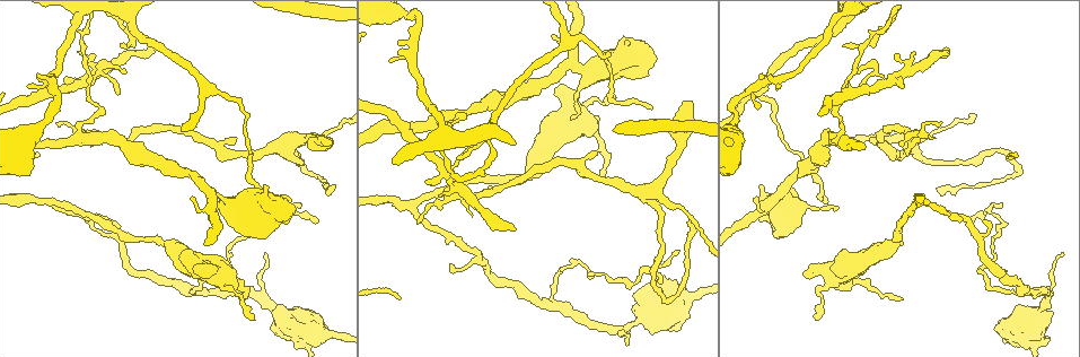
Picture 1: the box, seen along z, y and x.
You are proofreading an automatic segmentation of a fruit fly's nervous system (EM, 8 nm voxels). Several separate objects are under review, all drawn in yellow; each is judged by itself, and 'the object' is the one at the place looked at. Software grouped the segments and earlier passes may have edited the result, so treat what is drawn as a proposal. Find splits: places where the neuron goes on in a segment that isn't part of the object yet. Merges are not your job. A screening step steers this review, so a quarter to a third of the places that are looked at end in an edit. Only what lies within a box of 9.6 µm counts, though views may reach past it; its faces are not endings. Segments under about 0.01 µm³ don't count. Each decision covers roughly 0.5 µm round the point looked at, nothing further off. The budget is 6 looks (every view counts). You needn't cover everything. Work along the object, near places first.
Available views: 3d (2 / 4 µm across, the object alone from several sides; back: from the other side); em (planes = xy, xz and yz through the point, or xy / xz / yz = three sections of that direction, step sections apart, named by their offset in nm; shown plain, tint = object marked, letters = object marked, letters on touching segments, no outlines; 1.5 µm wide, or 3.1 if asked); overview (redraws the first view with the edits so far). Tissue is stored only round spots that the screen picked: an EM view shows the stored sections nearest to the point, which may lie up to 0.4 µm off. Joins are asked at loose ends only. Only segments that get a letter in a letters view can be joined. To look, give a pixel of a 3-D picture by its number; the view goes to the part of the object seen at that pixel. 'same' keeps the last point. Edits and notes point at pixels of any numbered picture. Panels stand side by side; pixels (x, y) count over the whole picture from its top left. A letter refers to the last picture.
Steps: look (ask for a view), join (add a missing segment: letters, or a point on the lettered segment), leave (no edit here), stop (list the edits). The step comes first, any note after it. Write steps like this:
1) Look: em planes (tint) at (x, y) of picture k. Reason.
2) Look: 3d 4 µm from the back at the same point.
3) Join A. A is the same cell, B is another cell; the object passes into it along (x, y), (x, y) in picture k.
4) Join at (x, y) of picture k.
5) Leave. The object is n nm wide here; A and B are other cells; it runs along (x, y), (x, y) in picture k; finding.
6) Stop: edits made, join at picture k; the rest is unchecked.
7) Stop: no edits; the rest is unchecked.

Look: em yz step 8 (letters) at (514, 227) of picture 1. Branch stops here.

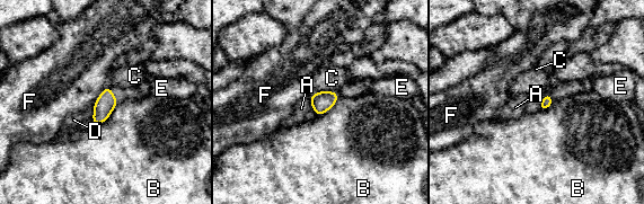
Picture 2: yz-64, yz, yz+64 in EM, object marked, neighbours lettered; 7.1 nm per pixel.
Leave. A, B, C, D, E and F are other cells; a border runs along (118, 103), (105, 121), (94, 124) in picture 2; none of them fits.

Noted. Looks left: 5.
Look: 3d 2 µm at (899, 145) of picture 1. Tapers out.

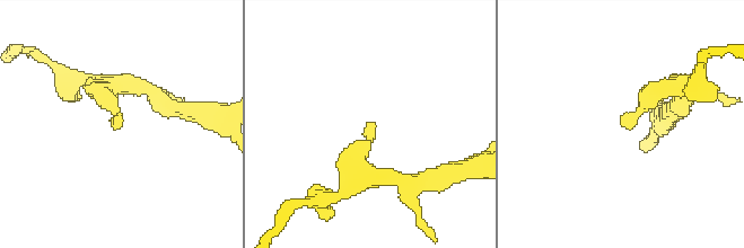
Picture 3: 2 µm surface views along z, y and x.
Look: em planes (tint) at (121, 120) of picture 3. Shape alone is not enough.

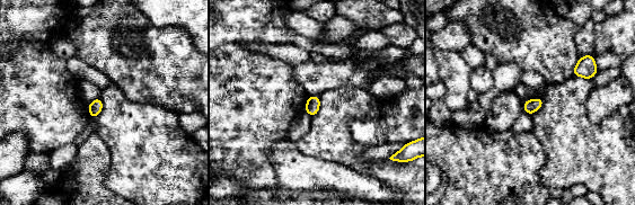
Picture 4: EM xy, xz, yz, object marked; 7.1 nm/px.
Look: em planes (letters) at the same point.

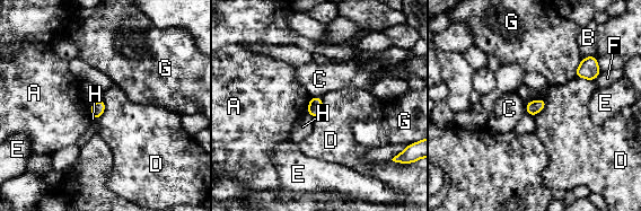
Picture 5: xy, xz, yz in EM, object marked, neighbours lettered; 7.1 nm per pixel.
Leave. The longest contact is with G, 160 nm; A, B, C, D, E, F, G and H are other cells; no lettered segment goes on from it.

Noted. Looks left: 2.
Look: em planes (letters) at (815, 318) of picture 1. Thin end.

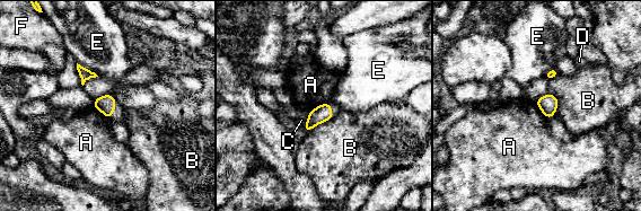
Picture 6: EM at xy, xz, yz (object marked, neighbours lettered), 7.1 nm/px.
Leave. The object is 130 nm wide here; A, B, C, D, E and F are other cells; a border runs along (327, 102), (309, 111) in picture 6; no lettered segment goes on from it.

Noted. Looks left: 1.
Stop: no edits; the rest is unchecked.

